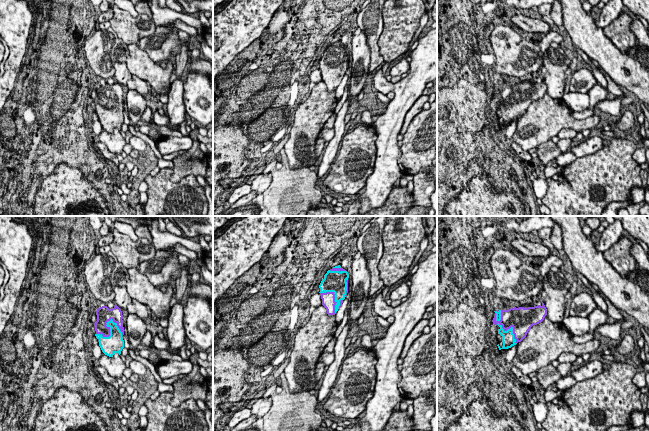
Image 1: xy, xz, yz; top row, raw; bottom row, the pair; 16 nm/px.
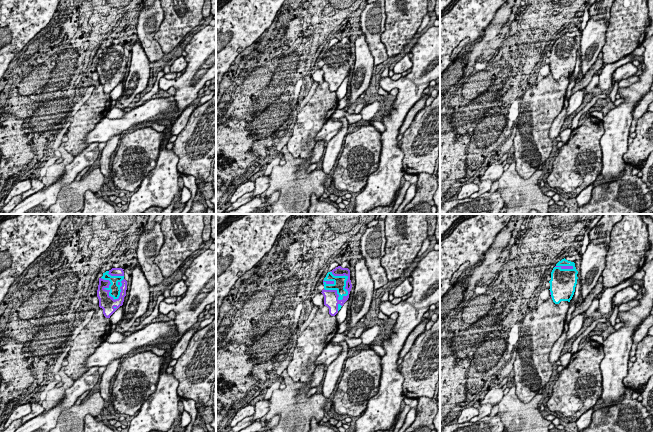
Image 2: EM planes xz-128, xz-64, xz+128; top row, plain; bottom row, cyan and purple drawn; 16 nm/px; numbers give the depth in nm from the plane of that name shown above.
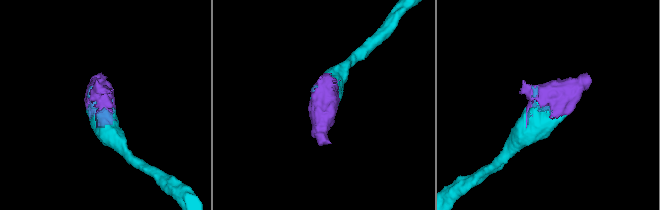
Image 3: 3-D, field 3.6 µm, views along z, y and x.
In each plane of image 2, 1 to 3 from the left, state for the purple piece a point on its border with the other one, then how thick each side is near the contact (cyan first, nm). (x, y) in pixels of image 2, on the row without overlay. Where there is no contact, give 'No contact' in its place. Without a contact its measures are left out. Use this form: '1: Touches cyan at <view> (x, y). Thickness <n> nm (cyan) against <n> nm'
1: Touches cyan at xz-128 (108, 64). Thickness 170 nm (cyan) against 240 nm
2: Touches cyan at xz-64 (346, 56). Thickness 190 nm (cyan) against 160 nm
3: Touches cyan at xz+128 (564, 41). Thickness 380 nm (cyan) against 60 nm

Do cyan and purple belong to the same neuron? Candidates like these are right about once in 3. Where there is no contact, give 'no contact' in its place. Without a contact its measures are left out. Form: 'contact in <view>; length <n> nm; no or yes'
contact in yz; length 600 nm; yes

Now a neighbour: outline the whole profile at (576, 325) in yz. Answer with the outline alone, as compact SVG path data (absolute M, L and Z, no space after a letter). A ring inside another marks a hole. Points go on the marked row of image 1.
M568 316L562 322L567 330L576 336L583 336L590 331L590 323L587 317Z

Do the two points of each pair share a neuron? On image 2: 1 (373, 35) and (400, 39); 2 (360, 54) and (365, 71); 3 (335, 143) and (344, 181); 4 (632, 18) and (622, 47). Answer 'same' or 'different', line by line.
1: different
2: same
3: different
4: same

